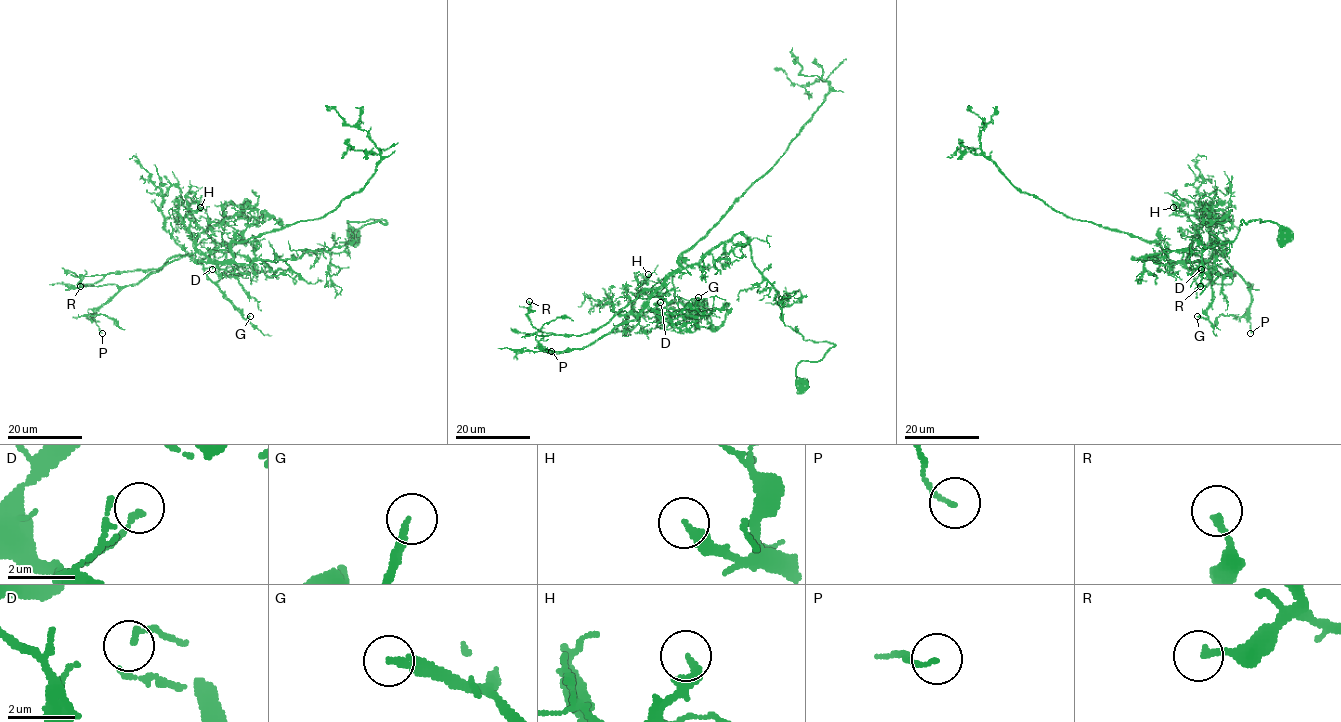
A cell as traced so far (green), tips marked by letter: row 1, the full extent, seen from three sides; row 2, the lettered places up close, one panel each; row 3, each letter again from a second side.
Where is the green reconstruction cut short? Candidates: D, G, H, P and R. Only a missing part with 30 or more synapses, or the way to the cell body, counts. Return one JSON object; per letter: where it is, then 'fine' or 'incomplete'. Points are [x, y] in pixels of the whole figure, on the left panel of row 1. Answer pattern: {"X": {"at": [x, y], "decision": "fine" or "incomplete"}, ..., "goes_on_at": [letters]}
{"D": {"at": [212, 269], "decision": "fine"}, "G": {"at": [250, 316], "decision": "incomplete"}, "H": {"at": [200, 207], "decision": "fine"}, "P": {"at": [102, 333], "decision": "fine"}, "R": {"at": [80, 286], "decision": "fine"}, "goes_on_at": ["G"]}

